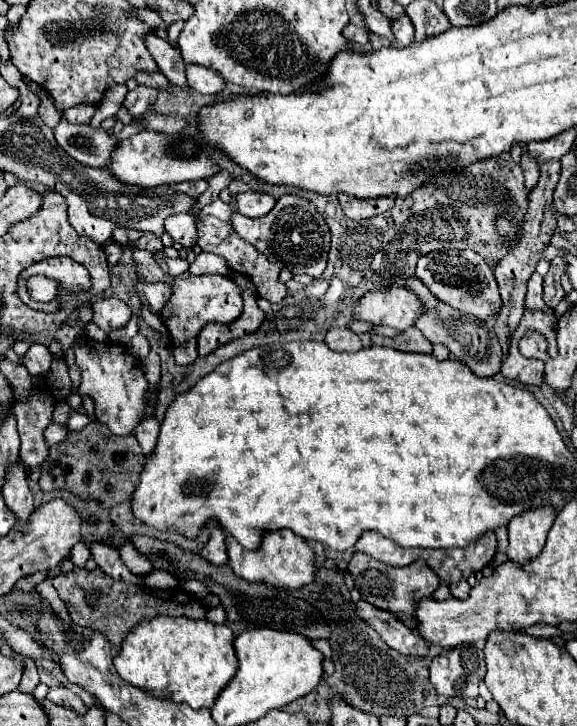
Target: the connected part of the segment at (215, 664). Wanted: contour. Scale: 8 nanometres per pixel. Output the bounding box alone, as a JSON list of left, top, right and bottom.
[114,615,238,709]

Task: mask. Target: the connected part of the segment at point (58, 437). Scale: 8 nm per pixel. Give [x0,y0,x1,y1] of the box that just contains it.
[44,422,68,446]

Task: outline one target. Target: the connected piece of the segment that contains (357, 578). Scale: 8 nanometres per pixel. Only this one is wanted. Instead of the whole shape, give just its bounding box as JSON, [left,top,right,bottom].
[348,551,440,617]

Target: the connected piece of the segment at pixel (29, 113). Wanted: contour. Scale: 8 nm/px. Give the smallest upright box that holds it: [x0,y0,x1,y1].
[18,85,40,117]

